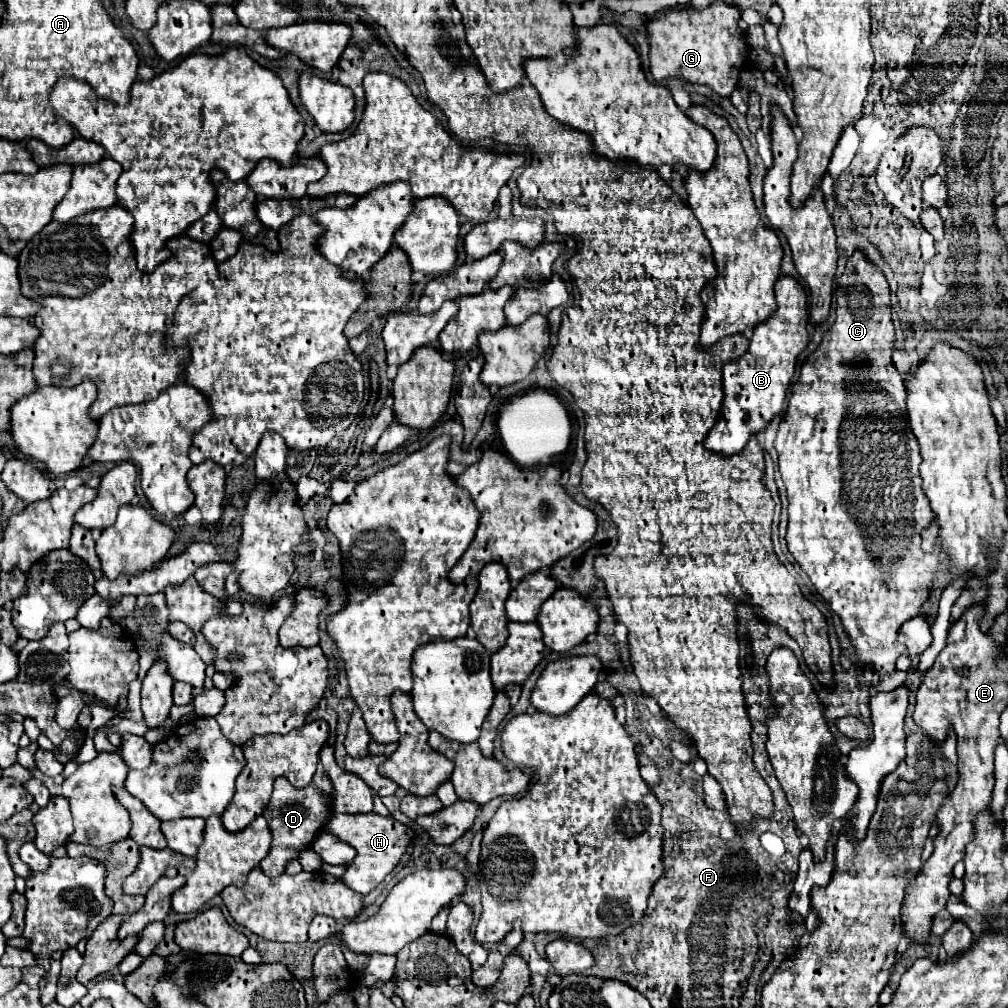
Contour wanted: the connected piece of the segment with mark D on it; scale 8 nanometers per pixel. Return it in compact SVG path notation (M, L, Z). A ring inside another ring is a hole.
M283 777L275 779L271 799L269 799L269 803L263 809L263 817L267 819L271 835L273 835L271 849L269 849L267 857L259 863L263 873L267 877L281 875L285 871L285 863L289 859L295 859L299 849L305 849L305 847L309 847L313 843L315 835L323 829L323 825L325 825L327 817L331 815L331 811L333 811L331 797L319 793L313 783L303 787L303 789L297 789L287 779L283 779Z

